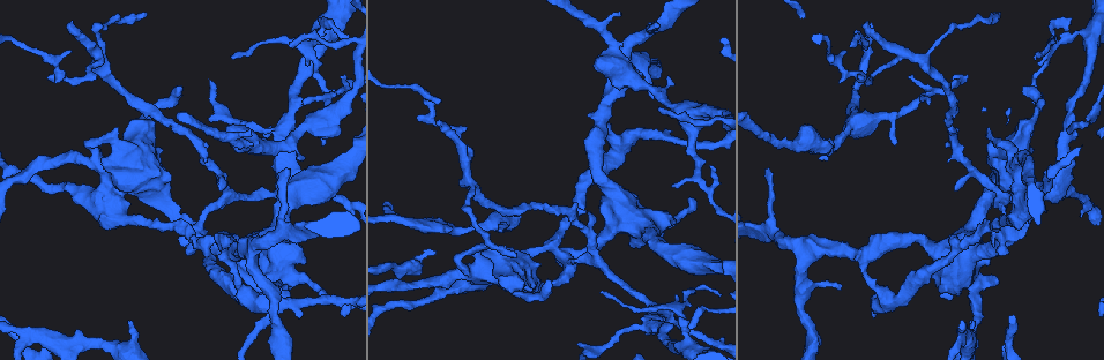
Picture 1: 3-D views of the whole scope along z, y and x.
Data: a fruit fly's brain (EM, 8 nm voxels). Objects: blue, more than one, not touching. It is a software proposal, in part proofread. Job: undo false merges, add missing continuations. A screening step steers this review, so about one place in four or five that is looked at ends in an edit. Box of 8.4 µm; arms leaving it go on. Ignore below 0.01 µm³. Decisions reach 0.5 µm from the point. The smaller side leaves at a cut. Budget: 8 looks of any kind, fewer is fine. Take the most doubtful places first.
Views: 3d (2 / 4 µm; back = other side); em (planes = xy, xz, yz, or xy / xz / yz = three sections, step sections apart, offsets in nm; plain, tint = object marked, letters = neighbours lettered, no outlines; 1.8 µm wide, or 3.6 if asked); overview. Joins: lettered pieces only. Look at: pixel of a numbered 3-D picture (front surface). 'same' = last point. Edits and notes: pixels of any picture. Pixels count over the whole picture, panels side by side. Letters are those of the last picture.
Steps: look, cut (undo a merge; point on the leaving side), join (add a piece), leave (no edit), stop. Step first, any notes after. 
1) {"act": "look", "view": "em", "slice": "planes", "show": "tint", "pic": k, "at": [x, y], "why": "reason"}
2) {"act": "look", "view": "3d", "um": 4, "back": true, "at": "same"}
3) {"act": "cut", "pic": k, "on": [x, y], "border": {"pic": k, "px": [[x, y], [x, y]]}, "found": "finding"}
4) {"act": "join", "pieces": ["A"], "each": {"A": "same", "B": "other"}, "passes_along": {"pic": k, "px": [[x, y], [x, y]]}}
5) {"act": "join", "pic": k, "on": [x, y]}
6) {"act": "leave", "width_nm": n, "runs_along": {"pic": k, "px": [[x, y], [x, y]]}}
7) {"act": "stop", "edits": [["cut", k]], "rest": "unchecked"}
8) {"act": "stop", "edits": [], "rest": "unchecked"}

{"act": "look", "view": "em", "slice": "planes", "show": "letters", "pic": 1, "at": [40, 334], "why": "two arms in line, one across"}

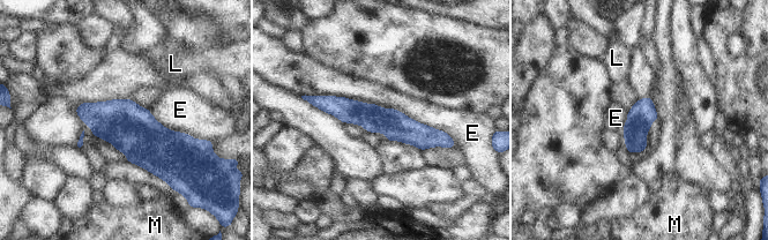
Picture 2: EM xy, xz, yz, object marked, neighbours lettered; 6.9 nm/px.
{"act": "leave", "width_nm": 180, "each": {"E": "other", "L": "other", "M": "other"}, "runs_along": {"pic": 2, "px": [[315, 99], [388, 120], [446, 144]]}, "found": "one cell here"}

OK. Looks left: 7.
{"act": "look", "view": "em", "slice": "yz", "step": 4, "show": "tint", "pic": 1, "at": [127, 323], "why": "branch stops here"}

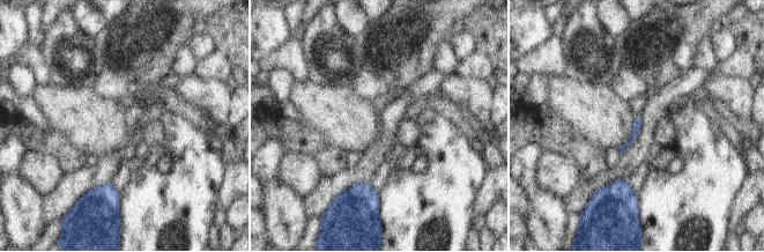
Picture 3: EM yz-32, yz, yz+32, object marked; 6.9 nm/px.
{"act": "look", "view": "em", "slice": "planes", "show": "letters", "at": "same", "why": "cut it another way"}

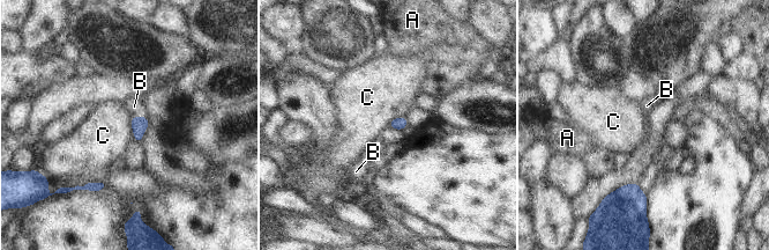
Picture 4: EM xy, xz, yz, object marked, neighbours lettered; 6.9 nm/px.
{"act": "join", "pieces": ["B"], "each": {"A": "other", "B": "same", "C": "other"}, "passes_along": {"pic": 4, "px": [[140, 124], [135, 117], [134, 107]]}, "found": "the cell continues"}

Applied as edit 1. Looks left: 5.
{"act": "look", "view": "overview"}

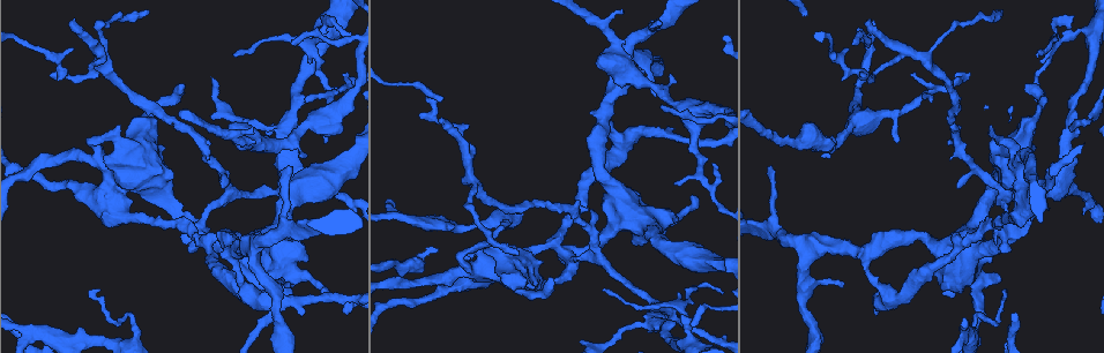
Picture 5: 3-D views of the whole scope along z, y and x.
{"act": "look", "view": "em", "slice": "yz", "step": 4, "show": "letters", "pic": 5, "at": [772, 165], "why": "tapers out"}

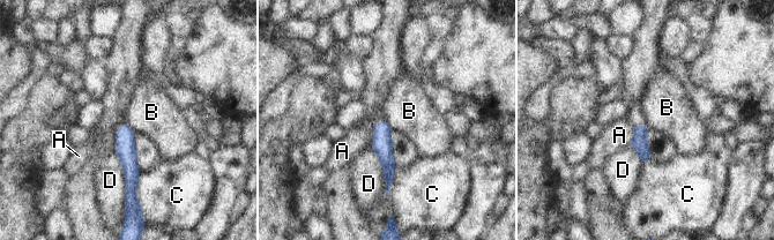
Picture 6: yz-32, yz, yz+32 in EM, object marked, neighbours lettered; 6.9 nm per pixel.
{"act": "leave", "width_nm": 100, "each": {"A": "other", "B": "other", "C": "other", "D": "other"}, "border": {"pic": 6, "px": [[386, 120], [392, 132]]}, "found": "no lettered piece goes on from it"}

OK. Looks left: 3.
{"act": "stop", "edits": [["join", 4]], "rest": "unchecked"}

